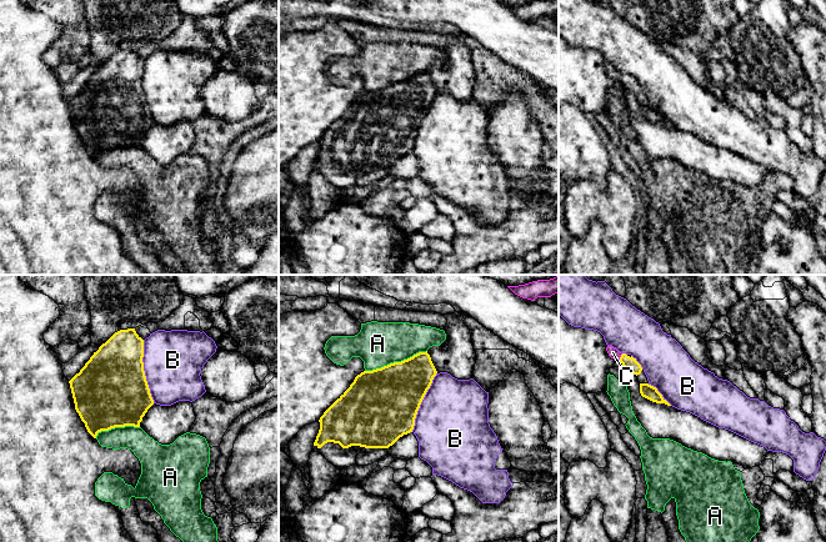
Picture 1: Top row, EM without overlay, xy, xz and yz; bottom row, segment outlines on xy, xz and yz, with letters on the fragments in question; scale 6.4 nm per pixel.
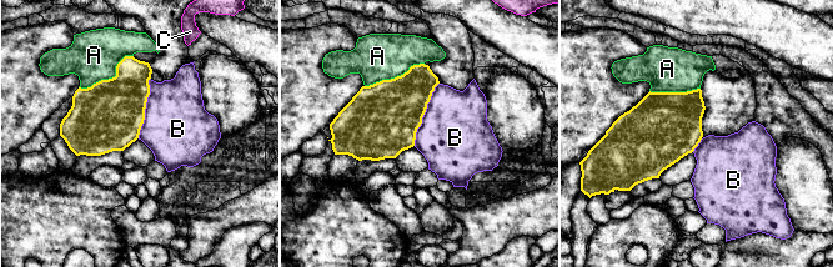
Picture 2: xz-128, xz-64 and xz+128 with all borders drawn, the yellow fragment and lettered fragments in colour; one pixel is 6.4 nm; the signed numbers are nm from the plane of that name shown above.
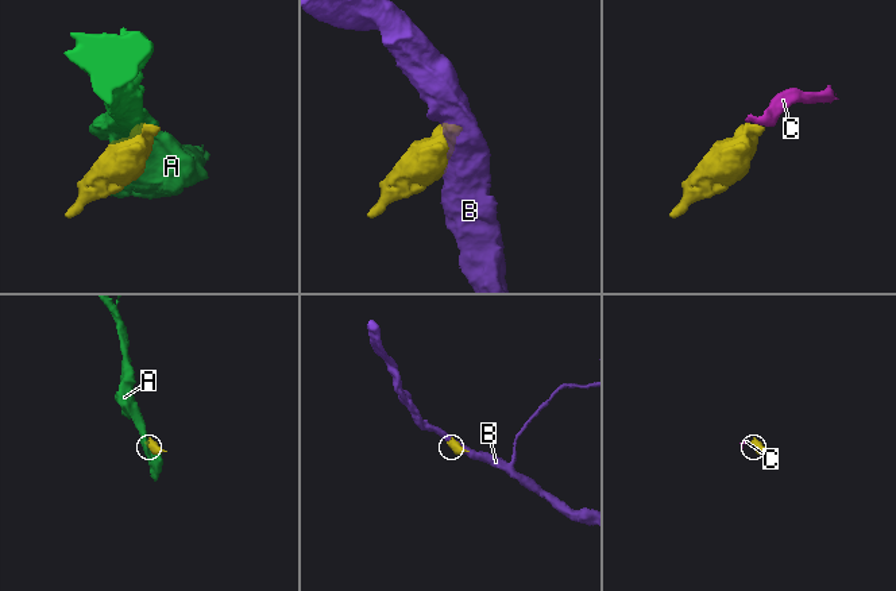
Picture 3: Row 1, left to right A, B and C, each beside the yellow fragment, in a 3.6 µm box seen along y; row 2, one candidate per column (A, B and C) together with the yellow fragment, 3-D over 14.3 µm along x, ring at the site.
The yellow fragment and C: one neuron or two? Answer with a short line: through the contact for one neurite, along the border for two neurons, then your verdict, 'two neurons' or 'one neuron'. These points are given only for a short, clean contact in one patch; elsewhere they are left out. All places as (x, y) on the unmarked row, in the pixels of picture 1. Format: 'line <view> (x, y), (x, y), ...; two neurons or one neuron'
line yz (630, 84), (620, 78), (612, 73); one neuron

